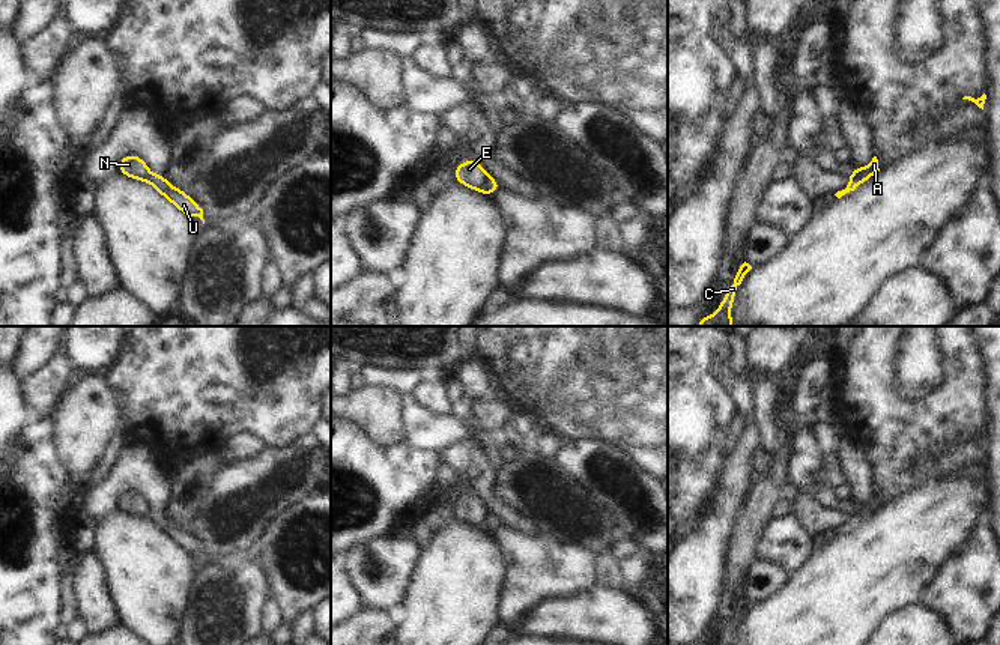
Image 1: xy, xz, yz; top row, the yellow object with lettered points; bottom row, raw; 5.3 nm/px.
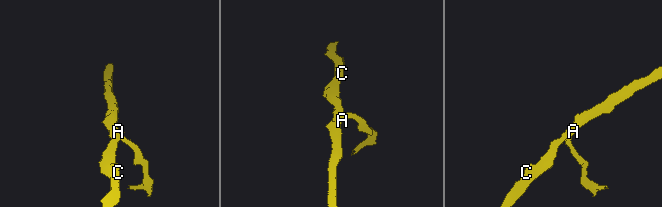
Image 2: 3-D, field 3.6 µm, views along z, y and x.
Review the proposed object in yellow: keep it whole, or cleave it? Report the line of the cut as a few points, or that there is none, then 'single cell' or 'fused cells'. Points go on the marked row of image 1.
cut in xz along (487, 176), (484, 193); fused cells

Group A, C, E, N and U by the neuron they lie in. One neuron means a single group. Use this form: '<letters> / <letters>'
A C E N / U

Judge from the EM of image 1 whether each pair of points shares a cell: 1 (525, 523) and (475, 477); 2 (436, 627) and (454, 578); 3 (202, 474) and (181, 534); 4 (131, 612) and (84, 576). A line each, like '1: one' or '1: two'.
1: one
2: one
3: two
4: two

